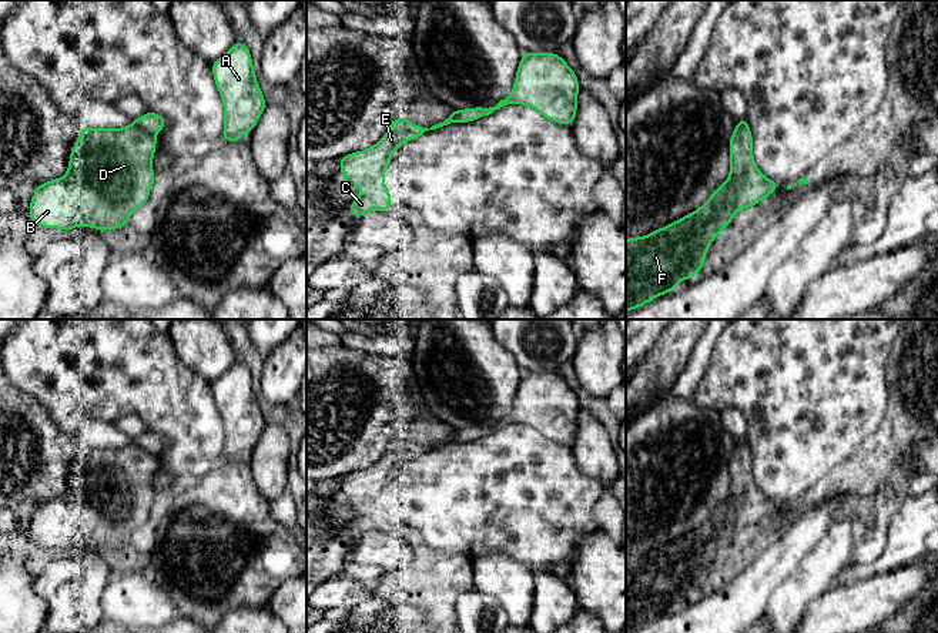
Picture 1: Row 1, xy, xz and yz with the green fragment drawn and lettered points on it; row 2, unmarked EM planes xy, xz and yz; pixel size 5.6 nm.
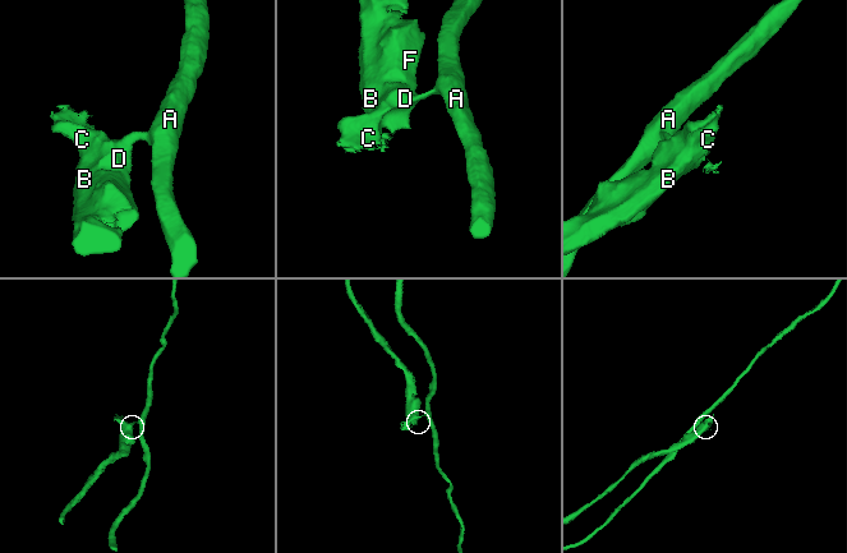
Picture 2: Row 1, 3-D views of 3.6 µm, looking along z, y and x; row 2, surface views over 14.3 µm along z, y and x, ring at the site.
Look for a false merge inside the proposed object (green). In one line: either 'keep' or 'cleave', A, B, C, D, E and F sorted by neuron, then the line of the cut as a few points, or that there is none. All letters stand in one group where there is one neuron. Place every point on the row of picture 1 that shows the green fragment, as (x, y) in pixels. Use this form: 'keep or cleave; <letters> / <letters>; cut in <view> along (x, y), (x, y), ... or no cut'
cleave; A / B C D E F; cut in xy along (133, 121), (154, 136)

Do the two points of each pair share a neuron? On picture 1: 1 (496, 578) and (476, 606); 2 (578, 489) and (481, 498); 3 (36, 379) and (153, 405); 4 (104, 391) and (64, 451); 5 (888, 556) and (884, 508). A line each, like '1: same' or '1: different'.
1: different
2: same
3: same
4: different
5: different

